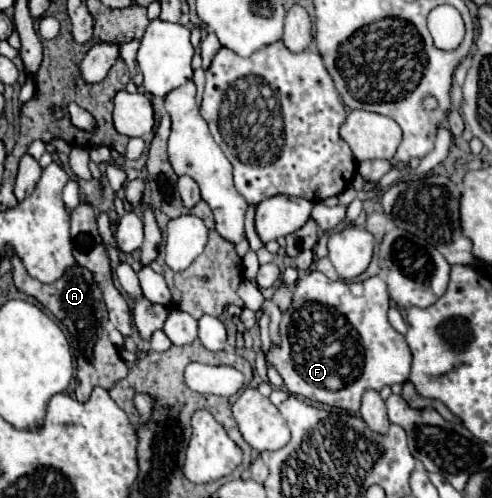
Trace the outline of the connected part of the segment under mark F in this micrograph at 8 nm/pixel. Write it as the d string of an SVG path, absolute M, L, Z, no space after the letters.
M310 270L296 282L292 306L286 312L282 312L280 344L270 346L266 360L270 366L278 370L290 394L356 414L360 410L360 400L364 392L368 390L380 392L384 386L404 384L410 374L412 354L404 336L396 332L388 322L388 308L390 308L390 298L382 276L372 276L364 282L346 282L346 280L334 282L326 278L322 272Z

